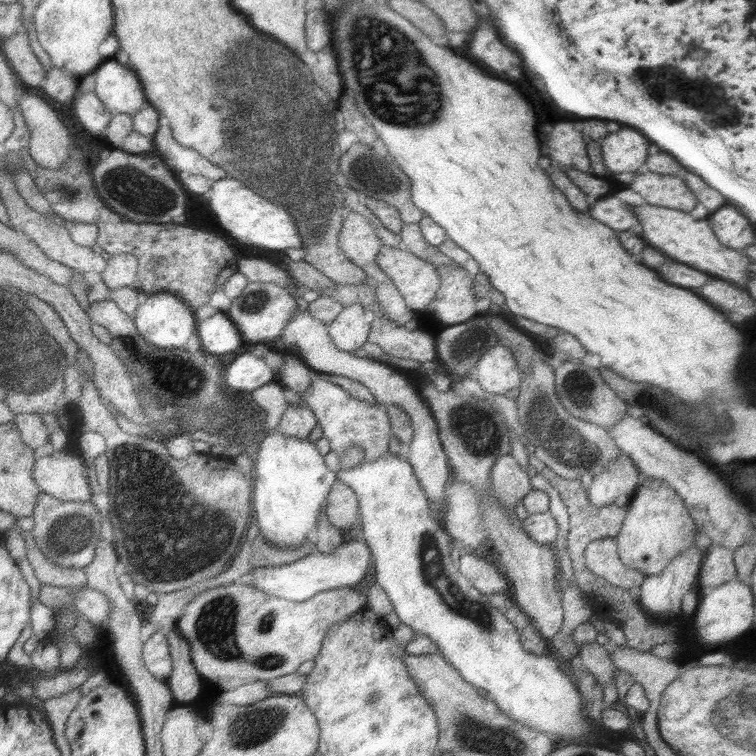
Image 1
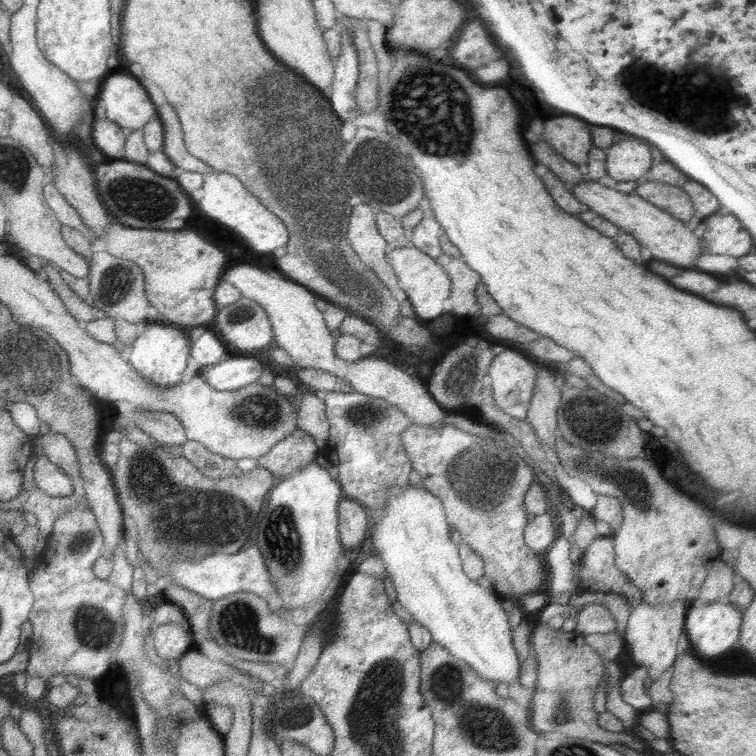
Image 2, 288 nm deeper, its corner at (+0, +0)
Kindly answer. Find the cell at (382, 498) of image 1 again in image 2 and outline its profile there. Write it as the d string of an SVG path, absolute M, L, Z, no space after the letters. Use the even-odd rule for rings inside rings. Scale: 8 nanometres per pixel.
M391 486L387 492L383 514L379 514L379 520L375 520L373 532L373 546L385 572L389 574L395 592L397 602L411 614L413 622L421 624L421 628L429 630L431 640L441 644L453 658L465 662L471 670L475 670L483 680L497 684L509 684L515 692L519 690L519 670L521 664L517 660L517 654L513 650L513 634L509 626L509 612L503 610L503 598L489 588L479 586L475 580L471 580L461 566L459 558L459 546L451 544L451 526L445 516L445 508L437 496L427 492L423 486Z

